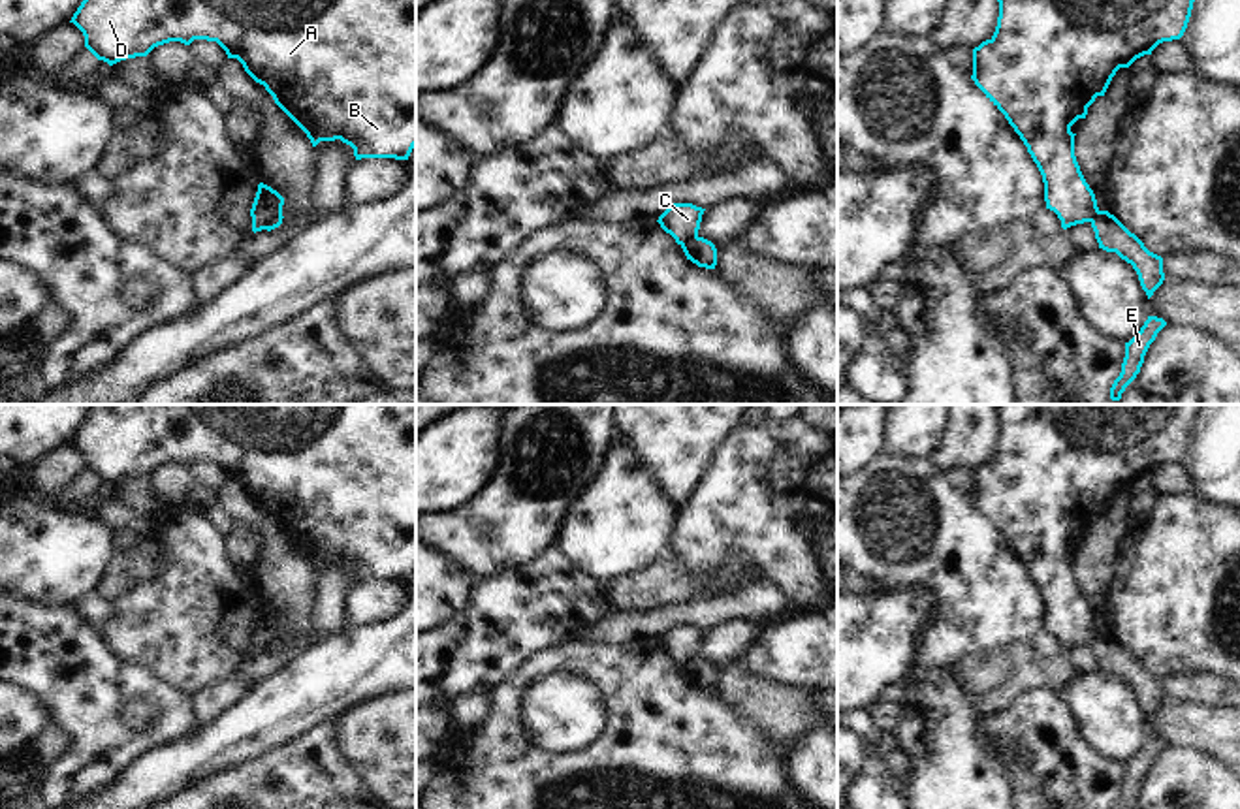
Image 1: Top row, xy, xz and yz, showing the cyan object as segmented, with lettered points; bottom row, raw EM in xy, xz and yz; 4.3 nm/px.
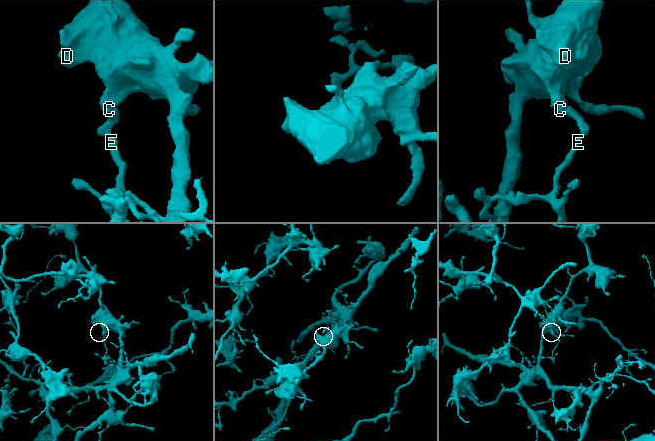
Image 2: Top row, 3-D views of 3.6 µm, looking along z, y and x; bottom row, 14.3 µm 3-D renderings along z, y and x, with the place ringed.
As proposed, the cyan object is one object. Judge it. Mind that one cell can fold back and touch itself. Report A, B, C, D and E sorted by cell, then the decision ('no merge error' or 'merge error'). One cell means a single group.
groups A B C D / E; merge error

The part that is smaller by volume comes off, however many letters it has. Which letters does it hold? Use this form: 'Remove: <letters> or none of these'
Remove: E

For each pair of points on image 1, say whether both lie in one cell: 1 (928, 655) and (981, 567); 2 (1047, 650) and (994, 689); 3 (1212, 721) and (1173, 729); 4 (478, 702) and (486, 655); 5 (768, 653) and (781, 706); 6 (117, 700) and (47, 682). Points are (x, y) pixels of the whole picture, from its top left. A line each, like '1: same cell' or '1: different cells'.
1: same cell
2: different cells
3: same cell
4: different cells
5: different cells
6: same cell

